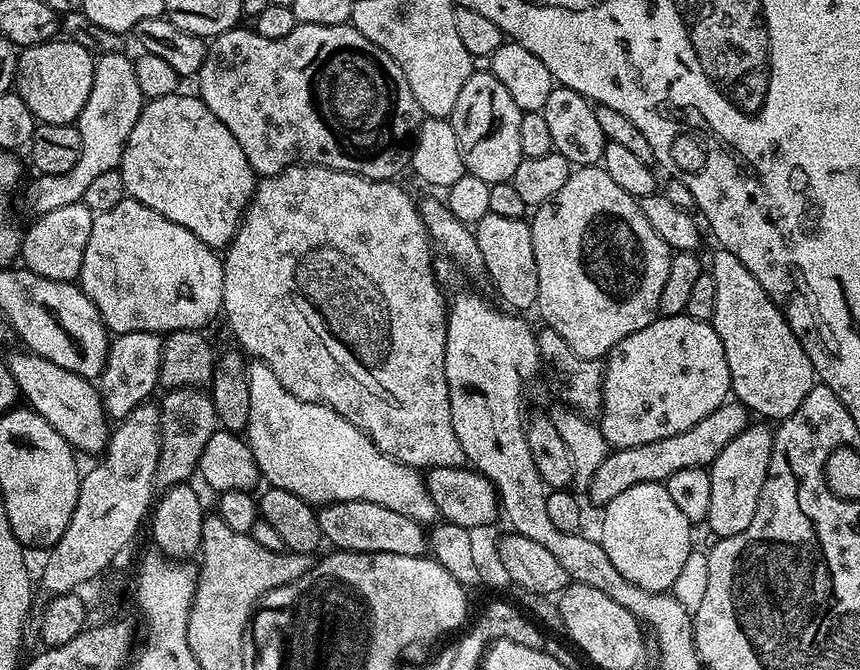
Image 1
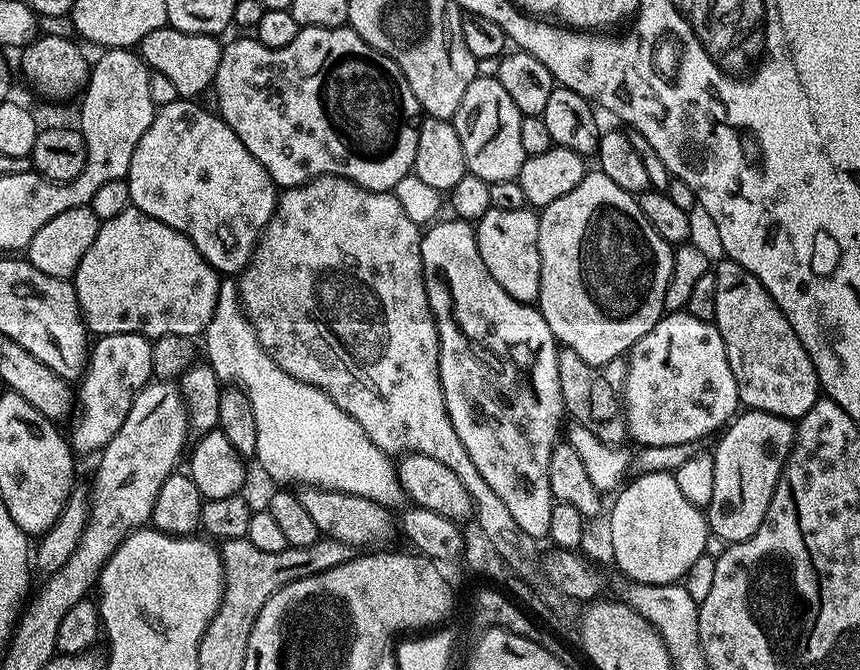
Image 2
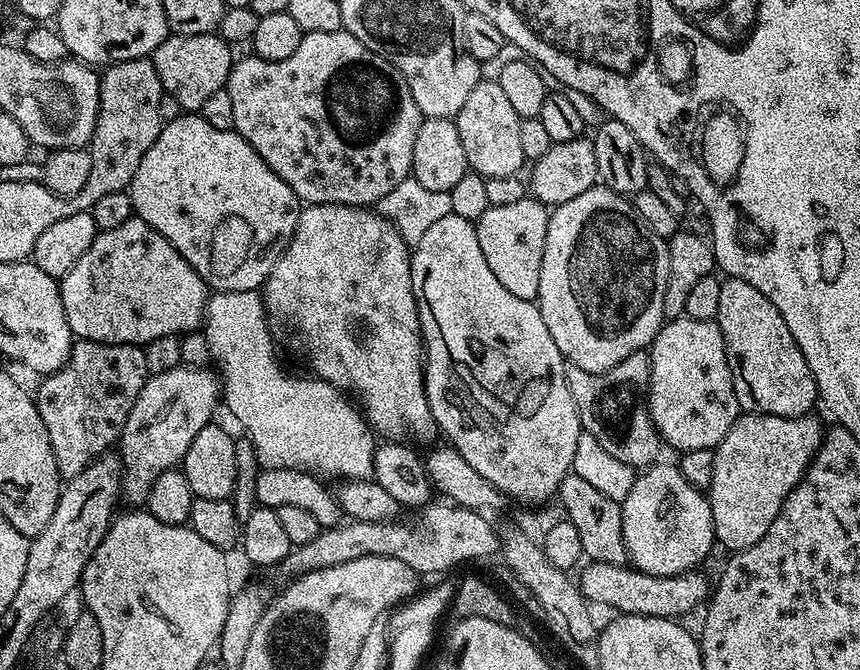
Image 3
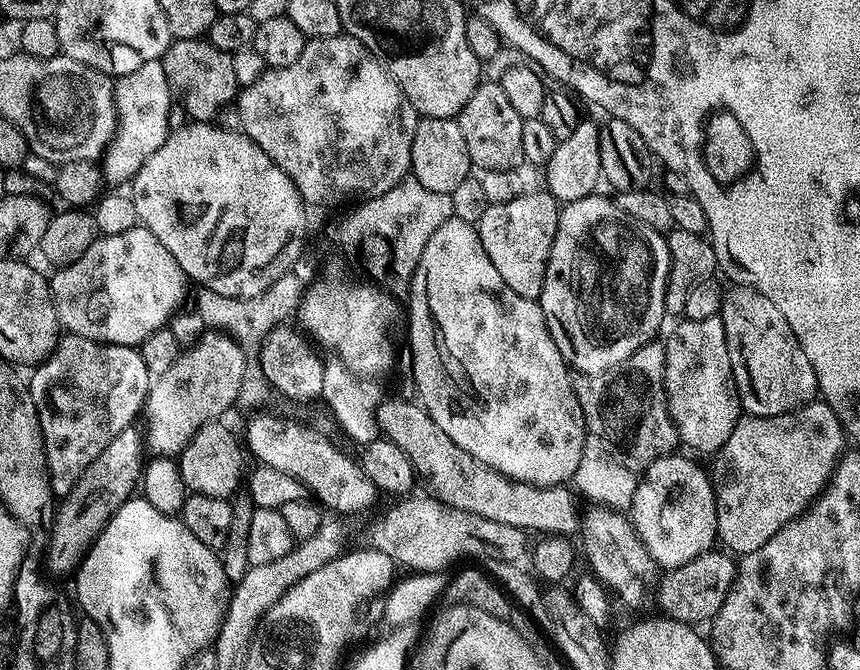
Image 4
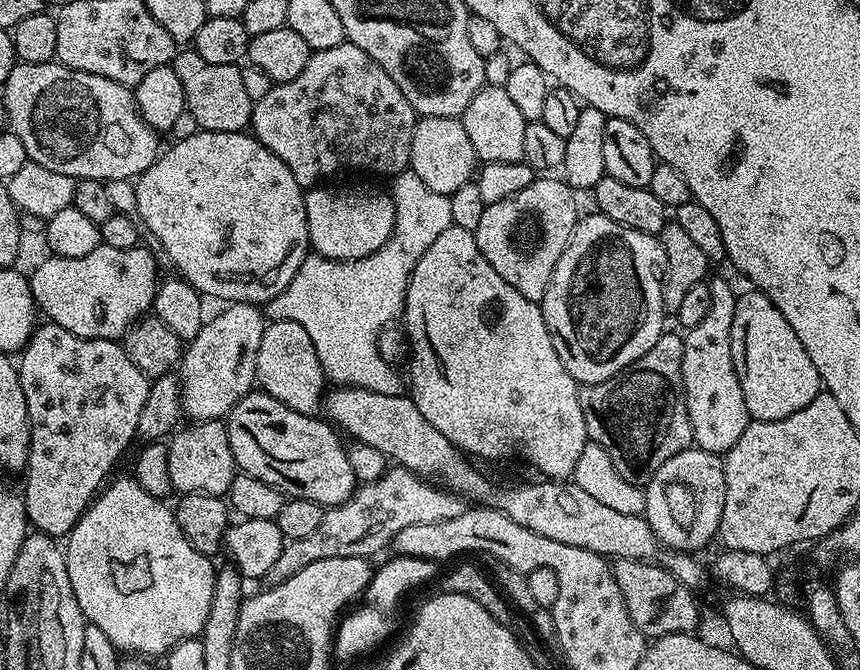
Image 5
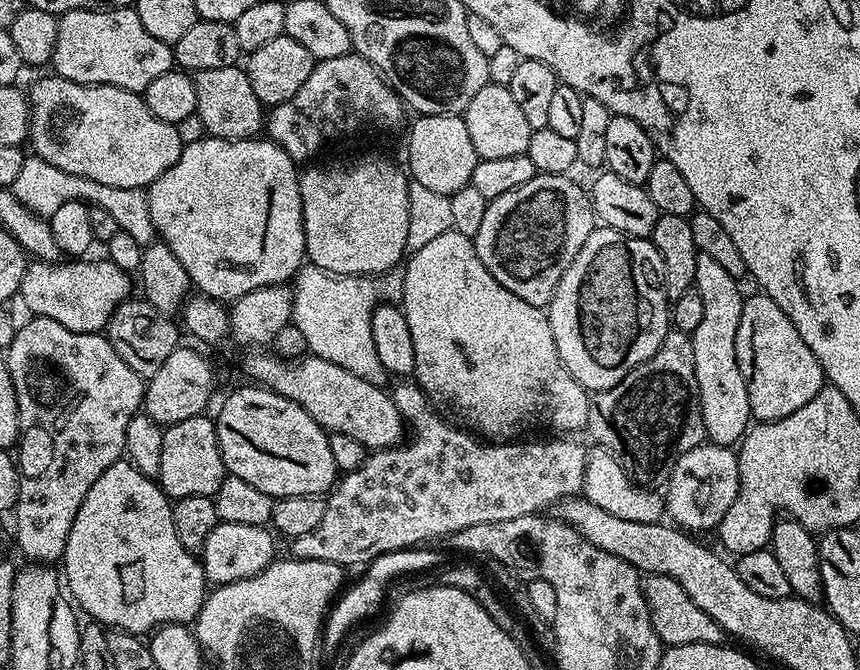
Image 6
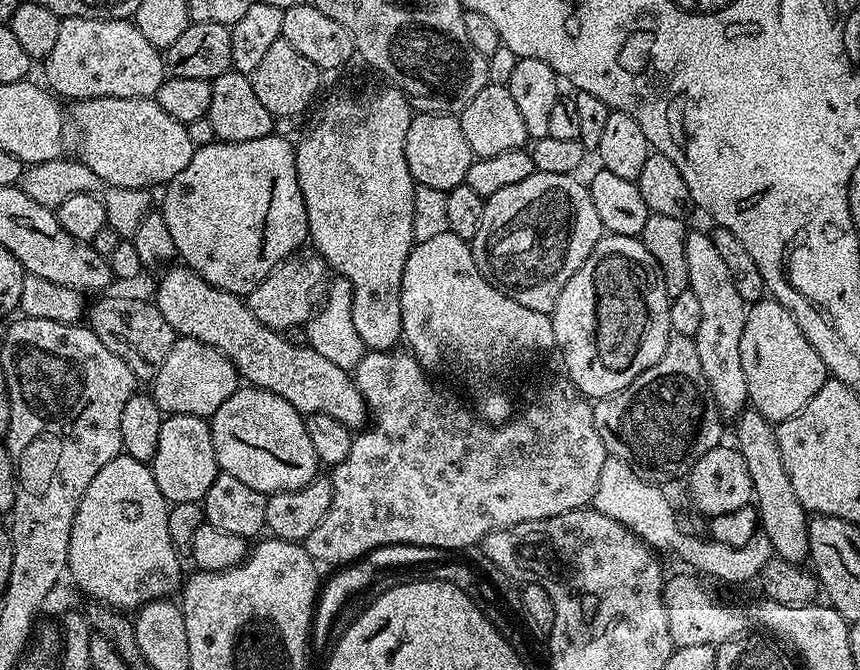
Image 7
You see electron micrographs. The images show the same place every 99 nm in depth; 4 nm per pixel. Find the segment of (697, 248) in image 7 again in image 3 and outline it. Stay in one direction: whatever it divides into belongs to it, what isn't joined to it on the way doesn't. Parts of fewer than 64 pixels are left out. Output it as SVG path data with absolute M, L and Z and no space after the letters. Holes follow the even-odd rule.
M686 315L669 319L652 339L648 361L648 416L661 441L684 452L715 449L742 415L726 362L722 330L715 320L692 320Z

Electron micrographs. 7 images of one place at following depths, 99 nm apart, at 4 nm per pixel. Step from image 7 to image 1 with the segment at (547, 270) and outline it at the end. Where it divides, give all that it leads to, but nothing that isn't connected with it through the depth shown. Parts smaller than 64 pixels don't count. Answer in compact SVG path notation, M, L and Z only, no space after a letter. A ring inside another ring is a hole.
M487 212L474 225L474 231L478 250L482 250L482 262L488 271L488 280L505 300L503 303L512 310L535 309L538 298L538 262L534 262L531 223L527 219L502 218L499 214Z

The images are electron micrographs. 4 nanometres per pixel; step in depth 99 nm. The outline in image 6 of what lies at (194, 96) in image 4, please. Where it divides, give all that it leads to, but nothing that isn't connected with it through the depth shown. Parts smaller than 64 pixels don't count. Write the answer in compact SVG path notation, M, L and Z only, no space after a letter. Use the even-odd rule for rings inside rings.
M231 64L219 70L202 70L195 73L196 114L209 136L223 140L251 140L261 135L266 124L266 112L258 94L250 87L250 78L243 67Z

